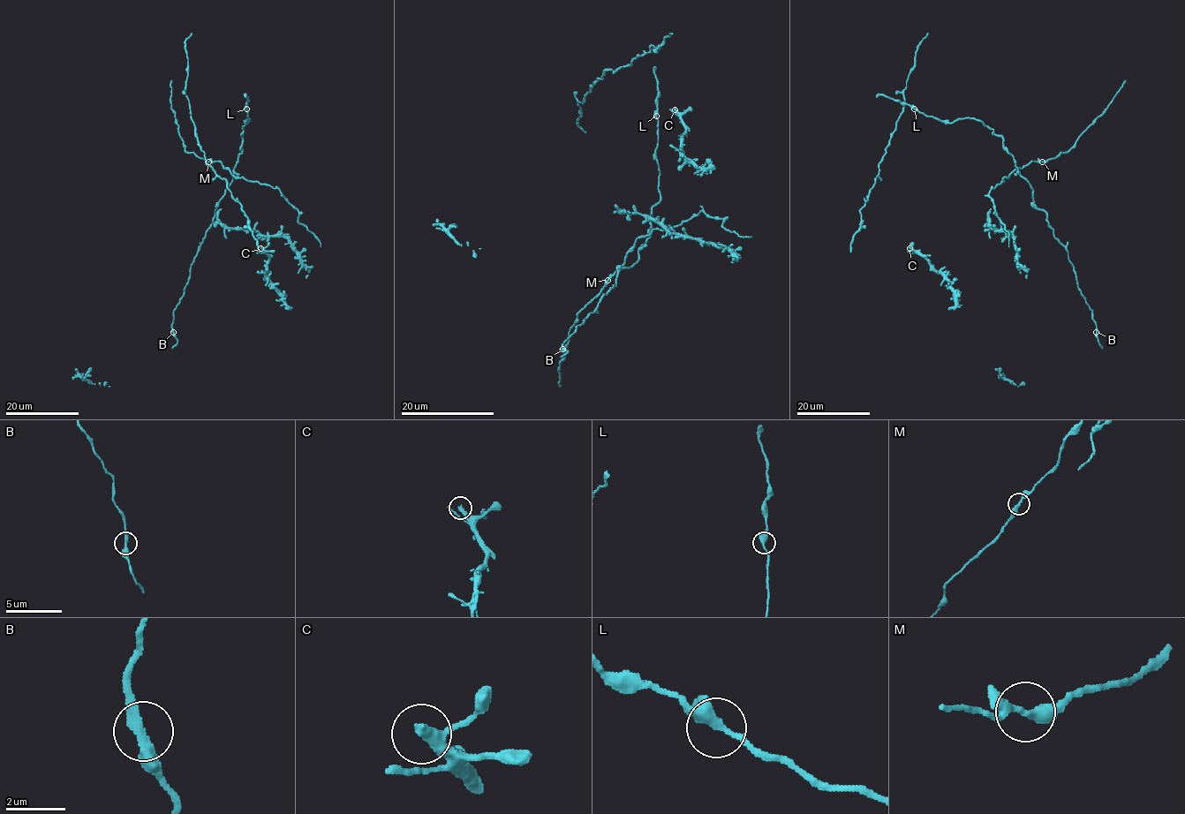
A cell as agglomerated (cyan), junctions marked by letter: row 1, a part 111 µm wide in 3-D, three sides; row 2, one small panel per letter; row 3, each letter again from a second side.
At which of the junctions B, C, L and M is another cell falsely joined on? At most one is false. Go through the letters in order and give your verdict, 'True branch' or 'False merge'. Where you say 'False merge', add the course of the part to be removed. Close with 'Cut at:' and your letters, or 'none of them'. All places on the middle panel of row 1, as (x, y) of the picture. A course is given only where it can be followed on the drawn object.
B: True branch
C: True branch
L: True branch
M: True branch
Cut at: none of them

